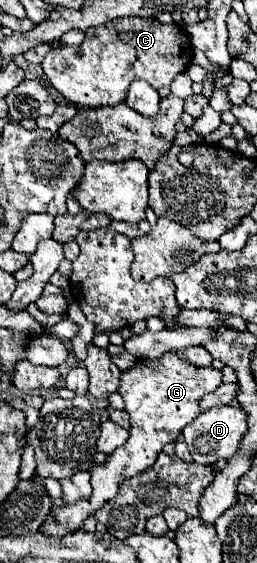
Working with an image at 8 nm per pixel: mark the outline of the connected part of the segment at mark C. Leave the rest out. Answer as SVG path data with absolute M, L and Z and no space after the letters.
M125 17L125 19L113 19L99 27L89 27L85 33L85 41L79 47L61 47L49 51L49 55L43 61L43 71L51 85L71 103L79 107L101 107L101 105L117 105L125 99L131 81L145 79L155 89L169 87L175 79L175 75L185 73L191 63L191 51L193 45L189 43L189 35L175 23L159 23L157 19L145 19L145 17Z

